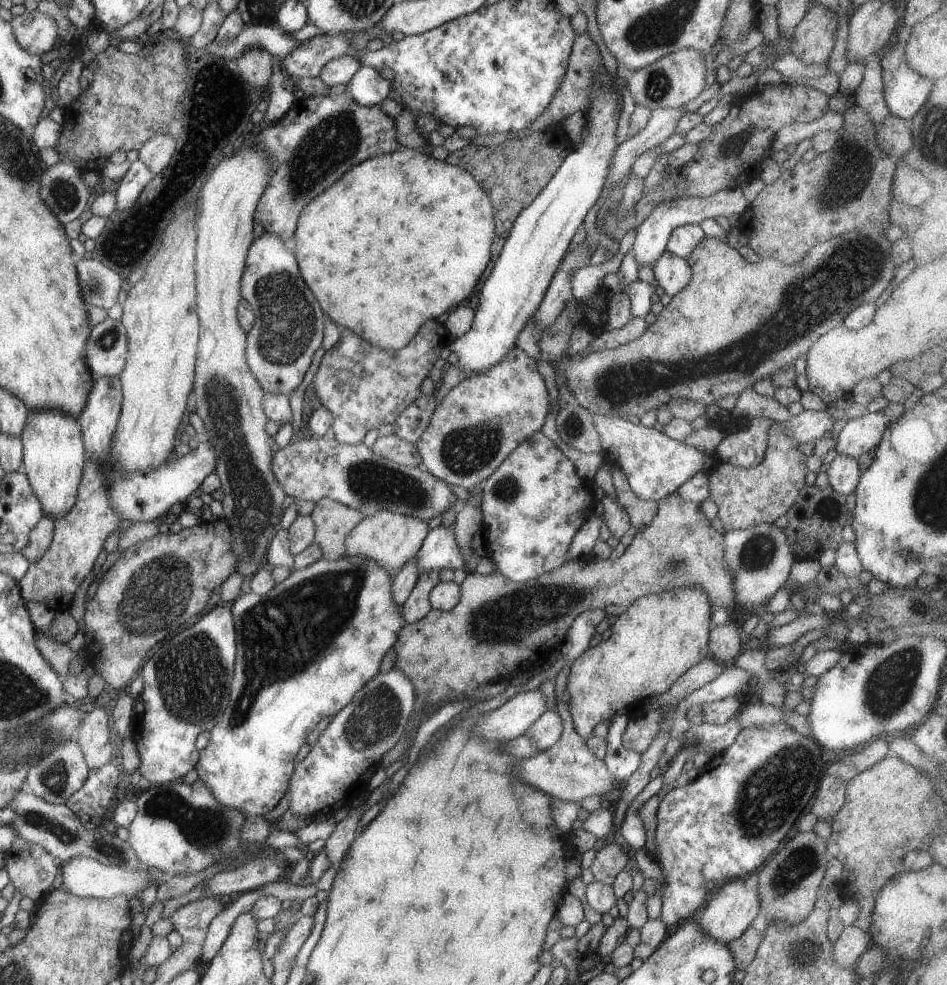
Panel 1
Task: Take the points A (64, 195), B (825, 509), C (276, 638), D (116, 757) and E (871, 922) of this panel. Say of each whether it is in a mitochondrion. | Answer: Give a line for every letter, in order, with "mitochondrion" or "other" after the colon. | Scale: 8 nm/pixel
A: mitochondrion
B: other
C: mitochondrion
D: other
E: other

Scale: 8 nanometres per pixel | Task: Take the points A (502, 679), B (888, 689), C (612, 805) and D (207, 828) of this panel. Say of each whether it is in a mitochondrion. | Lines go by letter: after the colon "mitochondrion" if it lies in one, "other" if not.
A: other
B: mitochondrion
C: other
D: mitochondrion

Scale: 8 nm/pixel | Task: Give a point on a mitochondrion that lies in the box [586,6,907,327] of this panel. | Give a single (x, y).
(846, 172)

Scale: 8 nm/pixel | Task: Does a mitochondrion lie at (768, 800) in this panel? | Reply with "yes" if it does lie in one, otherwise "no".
yes

